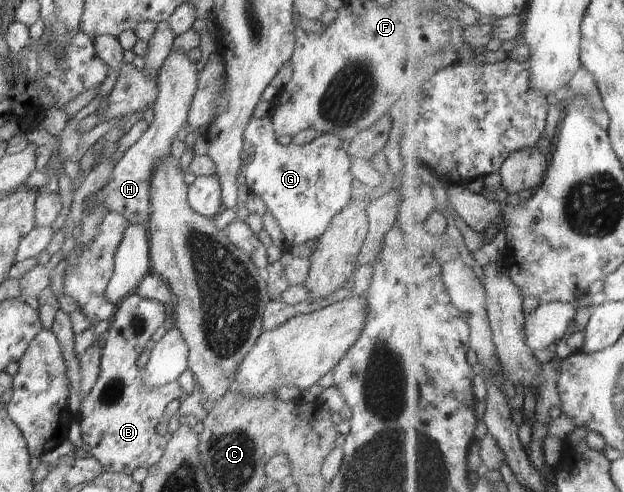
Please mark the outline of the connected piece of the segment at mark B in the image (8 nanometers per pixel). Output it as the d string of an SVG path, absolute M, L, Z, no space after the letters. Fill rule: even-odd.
M130 292L117 304L116 314L103 336L98 380L96 380L94 388L88 392L88 396L81 401L77 417L82 442L85 444L85 448L80 449L80 452L85 456L93 456L106 472L131 476L138 468L154 466L164 454L168 437L157 434L156 426L163 421L167 407L179 399L183 392L178 381L158 386L158 388L144 386L144 369L138 369L136 361L145 350L146 344L152 338L155 330L164 324L165 318L165 307L160 302L141 297L136 292Z

